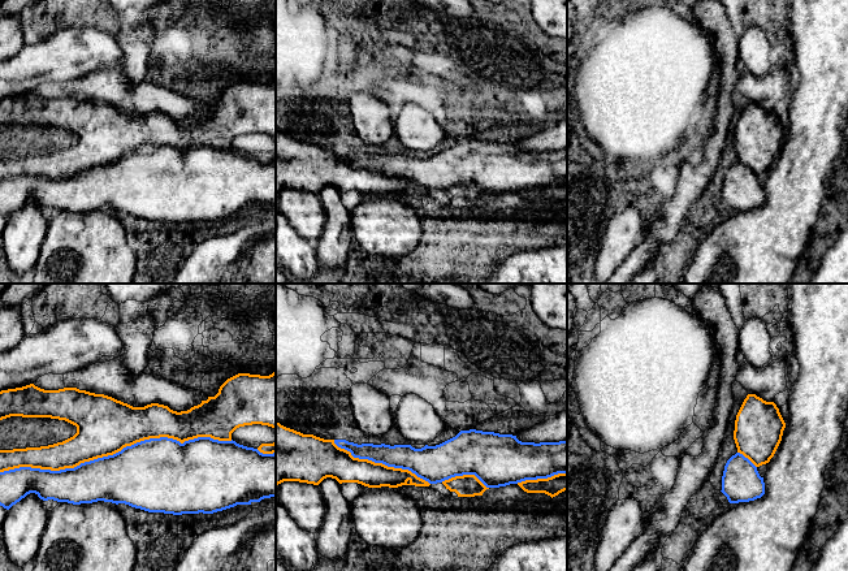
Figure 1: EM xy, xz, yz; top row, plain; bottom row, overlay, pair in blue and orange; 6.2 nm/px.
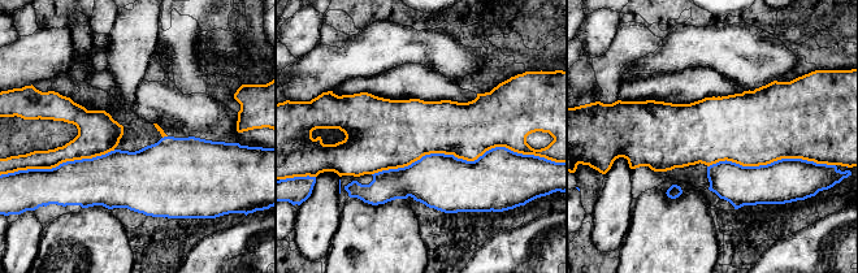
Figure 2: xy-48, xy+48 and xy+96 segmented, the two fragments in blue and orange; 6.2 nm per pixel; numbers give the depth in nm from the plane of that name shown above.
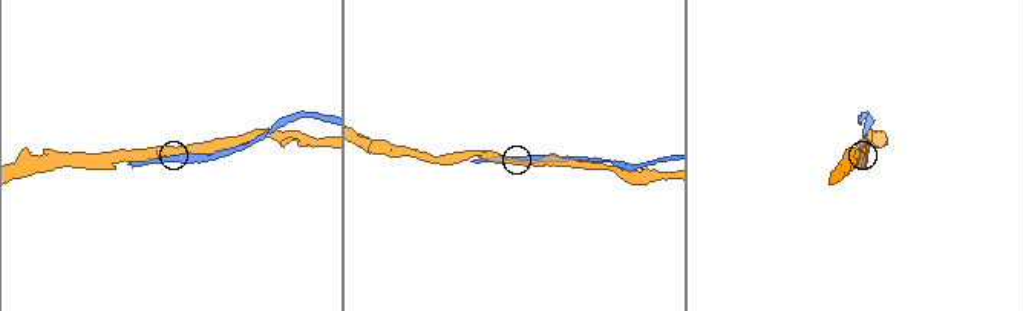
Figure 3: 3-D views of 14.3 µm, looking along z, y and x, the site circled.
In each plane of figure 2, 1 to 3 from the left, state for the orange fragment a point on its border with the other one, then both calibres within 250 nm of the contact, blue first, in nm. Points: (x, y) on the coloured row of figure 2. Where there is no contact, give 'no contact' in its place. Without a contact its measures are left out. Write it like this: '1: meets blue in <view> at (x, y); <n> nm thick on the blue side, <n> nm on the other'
1: meets blue in xy-48 at (59, 165); 300 nm thick on the blue side, 190 nm on the other
2: meets blue in xy+48 at (468, 161); 380 nm thick on the blue side, 360 nm on the other
3: meets blue in xy+96 at (771, 163); 280 nm thick on the blue side, 460 nm on the other

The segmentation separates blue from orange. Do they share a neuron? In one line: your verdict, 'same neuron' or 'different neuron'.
same neuron

